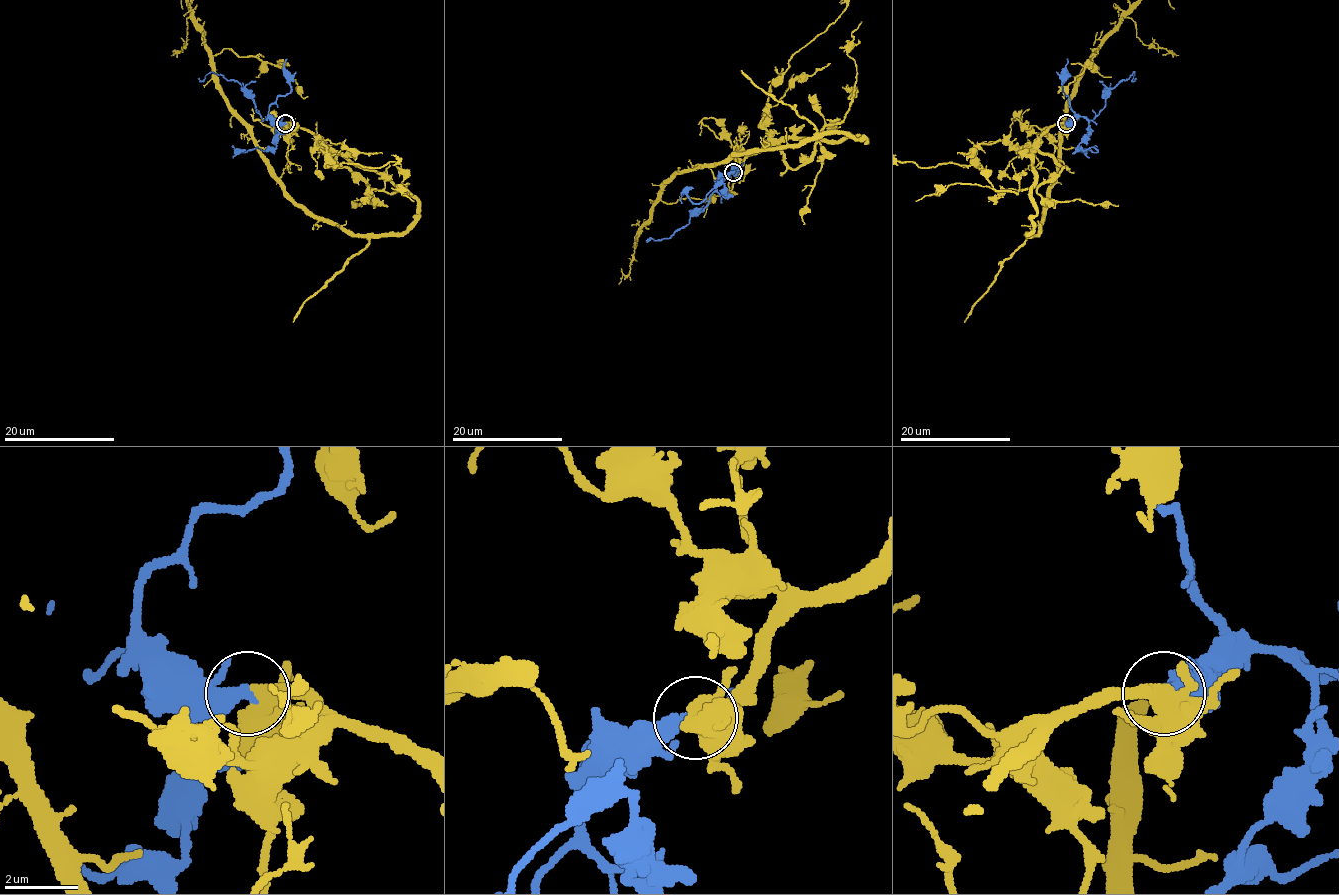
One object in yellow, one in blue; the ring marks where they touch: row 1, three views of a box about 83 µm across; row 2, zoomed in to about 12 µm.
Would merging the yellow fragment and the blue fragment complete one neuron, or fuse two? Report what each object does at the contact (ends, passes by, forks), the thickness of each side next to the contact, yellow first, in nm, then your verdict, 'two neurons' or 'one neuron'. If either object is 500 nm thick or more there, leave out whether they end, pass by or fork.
yellow forks | blue ends | 440/480 nm | one neuron

